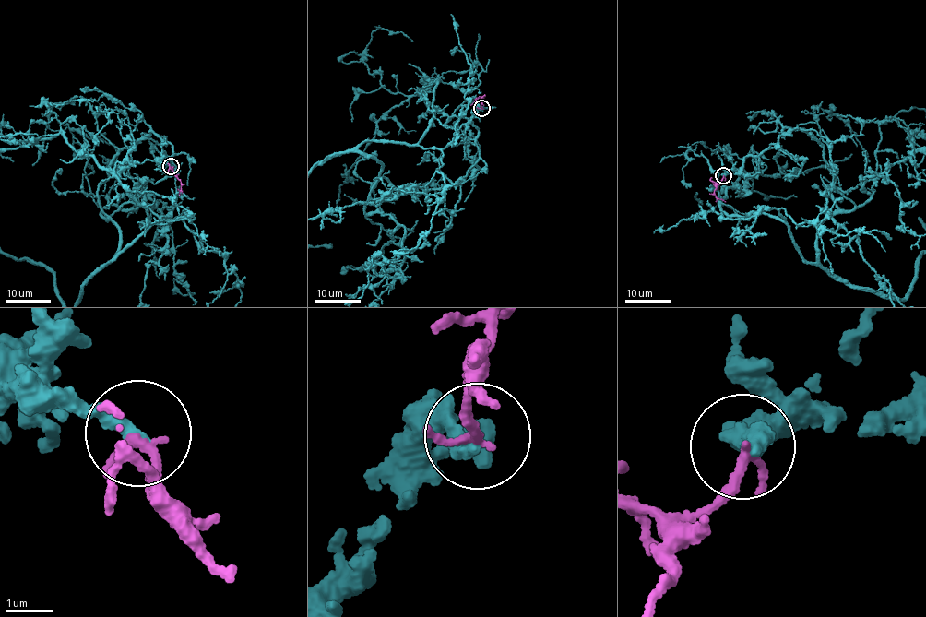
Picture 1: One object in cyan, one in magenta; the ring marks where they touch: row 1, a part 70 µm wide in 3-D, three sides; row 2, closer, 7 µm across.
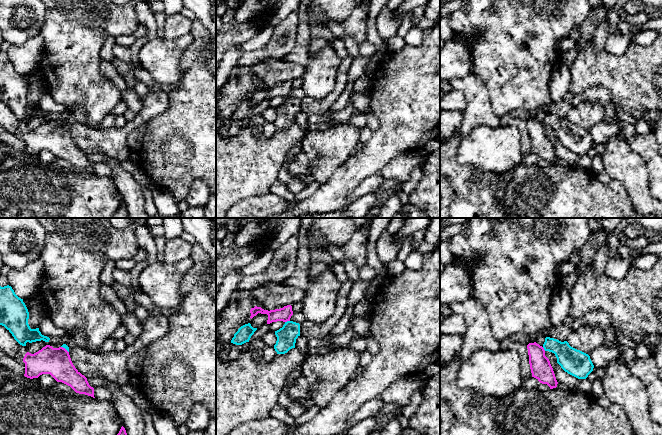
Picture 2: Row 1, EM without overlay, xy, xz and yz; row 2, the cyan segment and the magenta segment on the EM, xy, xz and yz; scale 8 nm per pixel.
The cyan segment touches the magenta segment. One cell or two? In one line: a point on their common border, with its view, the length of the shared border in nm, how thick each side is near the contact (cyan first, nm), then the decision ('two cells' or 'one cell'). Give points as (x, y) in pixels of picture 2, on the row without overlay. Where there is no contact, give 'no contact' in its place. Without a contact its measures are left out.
contact xz (287, 97); length 40 nm; calibres 160 and 120 nm; two cells

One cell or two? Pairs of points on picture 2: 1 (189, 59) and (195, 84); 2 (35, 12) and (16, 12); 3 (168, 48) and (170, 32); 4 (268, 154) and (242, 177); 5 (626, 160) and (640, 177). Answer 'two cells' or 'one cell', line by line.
1: two cells
2: one cell
3: two cells
4: one cell
5: one cell

